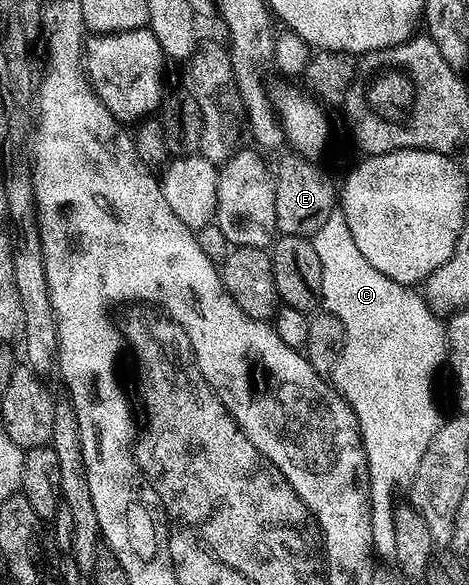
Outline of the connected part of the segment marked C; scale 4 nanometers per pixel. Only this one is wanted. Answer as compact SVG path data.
M332 211L330 217L326 217L322 229L311 236L311 241L314 253L318 253L318 261L322 261L320 299L323 310L336 315L338 321L342 321L344 330L344 348L340 350L338 361L330 372L330 382L354 409L360 440L364 442L372 502L372 550L377 560L392 561L396 557L392 495L398 483L411 484L418 469L418 461L422 461L422 453L426 453L426 445L430 445L434 433L438 433L440 428L442 414L436 408L432 382L448 358L448 332L436 312L429 309L419 290L386 277L386 273L378 273L378 269L374 269L374 265L362 257L358 245L354 245L354 237L350 237L350 225L346 225L343 211Z

